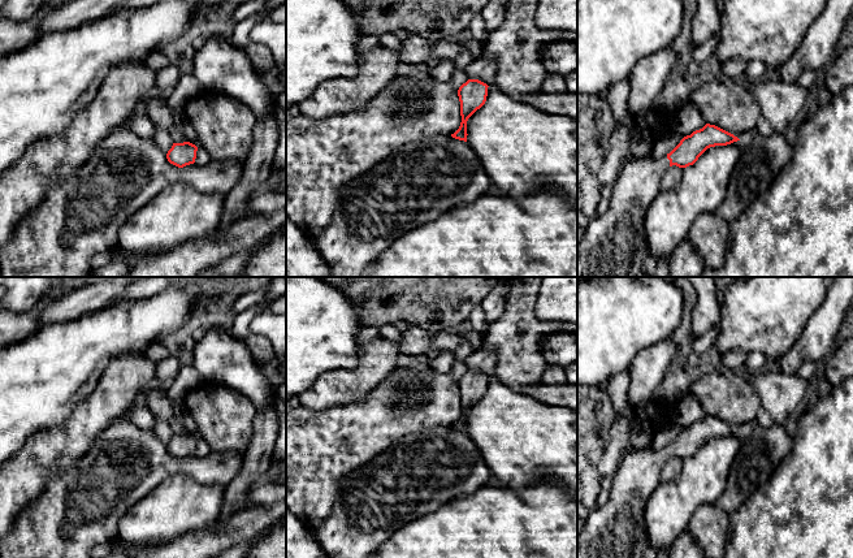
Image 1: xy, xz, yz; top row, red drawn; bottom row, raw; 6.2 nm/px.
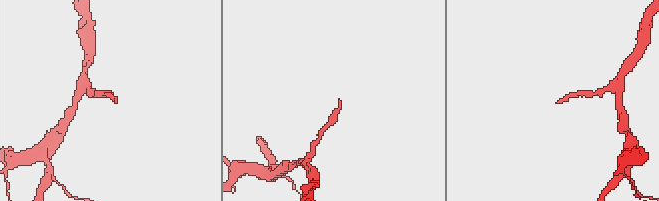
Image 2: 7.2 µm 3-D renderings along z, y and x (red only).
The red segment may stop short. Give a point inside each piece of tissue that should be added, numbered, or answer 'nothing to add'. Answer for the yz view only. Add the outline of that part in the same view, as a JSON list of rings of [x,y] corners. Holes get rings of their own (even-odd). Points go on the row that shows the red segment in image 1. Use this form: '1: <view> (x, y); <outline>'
1: yz (614, 245); [[[632,157],[620,169],[611,190],[610,207],[598,219],[589,221],[577,245],[577,277],[637,277],[648,255],[645,215],[661,193],[662,177],[670,168],[664,157]]]

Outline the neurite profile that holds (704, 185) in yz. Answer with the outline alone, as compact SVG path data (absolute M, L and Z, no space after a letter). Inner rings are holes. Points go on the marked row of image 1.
M741 140L707 148L698 160L683 168L680 183L671 191L661 191L645 215L648 254L655 259L670 256L690 232L698 216L715 212L727 195L727 187L741 156Z

